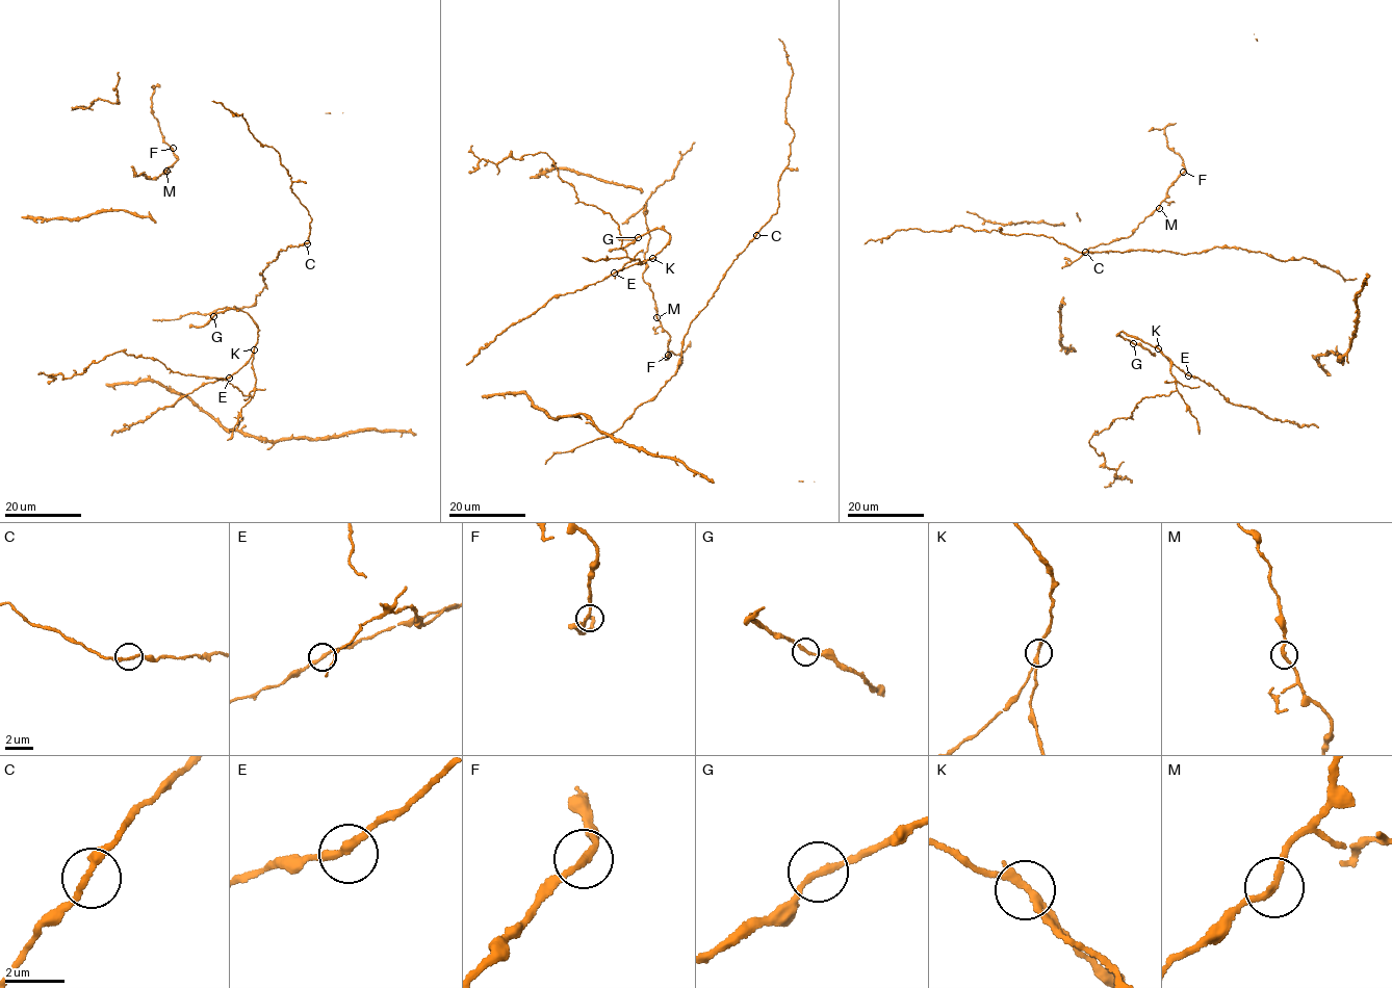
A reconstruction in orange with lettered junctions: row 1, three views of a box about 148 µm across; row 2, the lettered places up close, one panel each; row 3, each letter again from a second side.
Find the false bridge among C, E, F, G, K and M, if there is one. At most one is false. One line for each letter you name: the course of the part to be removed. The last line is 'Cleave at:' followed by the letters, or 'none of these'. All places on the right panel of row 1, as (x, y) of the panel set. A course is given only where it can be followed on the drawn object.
K: Course of the part to remove: (1158, 348), (1170, 360), (1175, 390), (1144, 397), (1133, 416), (1091, 436), (1089, 443), (1116, 472), (1104, 487)
Cleave at: K

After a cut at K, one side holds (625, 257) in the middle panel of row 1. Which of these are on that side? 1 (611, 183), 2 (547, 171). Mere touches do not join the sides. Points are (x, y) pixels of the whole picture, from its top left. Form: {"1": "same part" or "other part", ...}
{"1": "other part", "2": "other part"}

